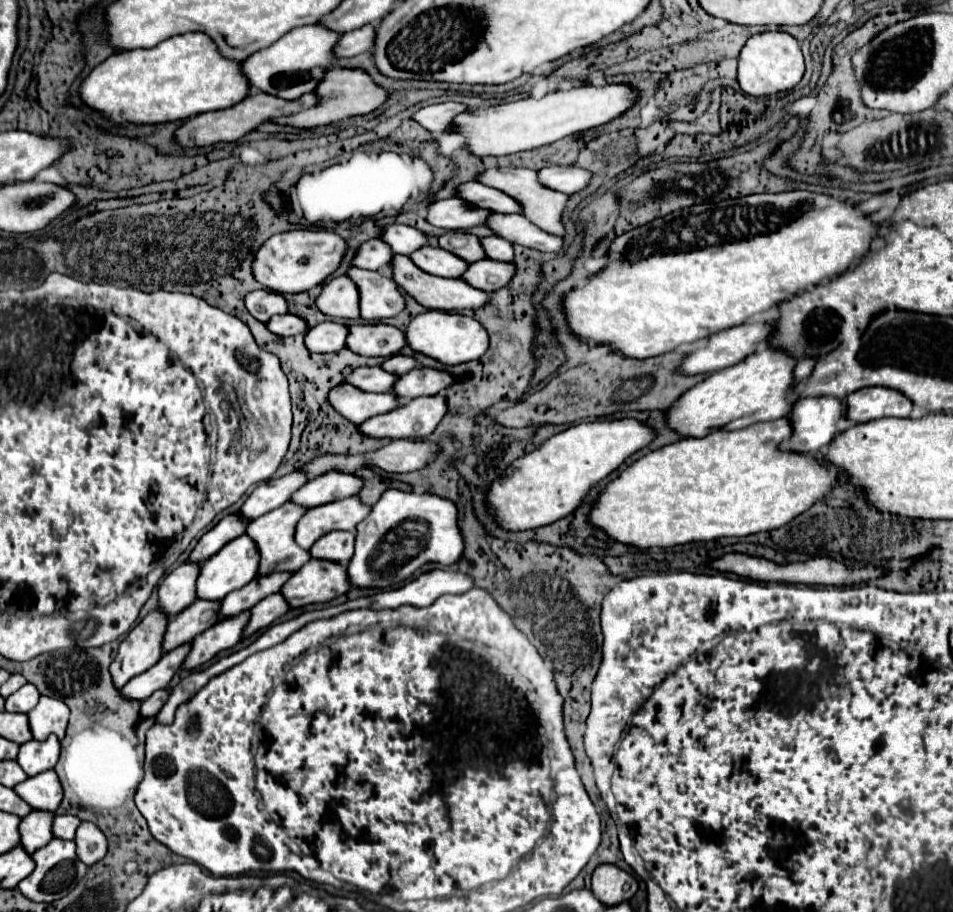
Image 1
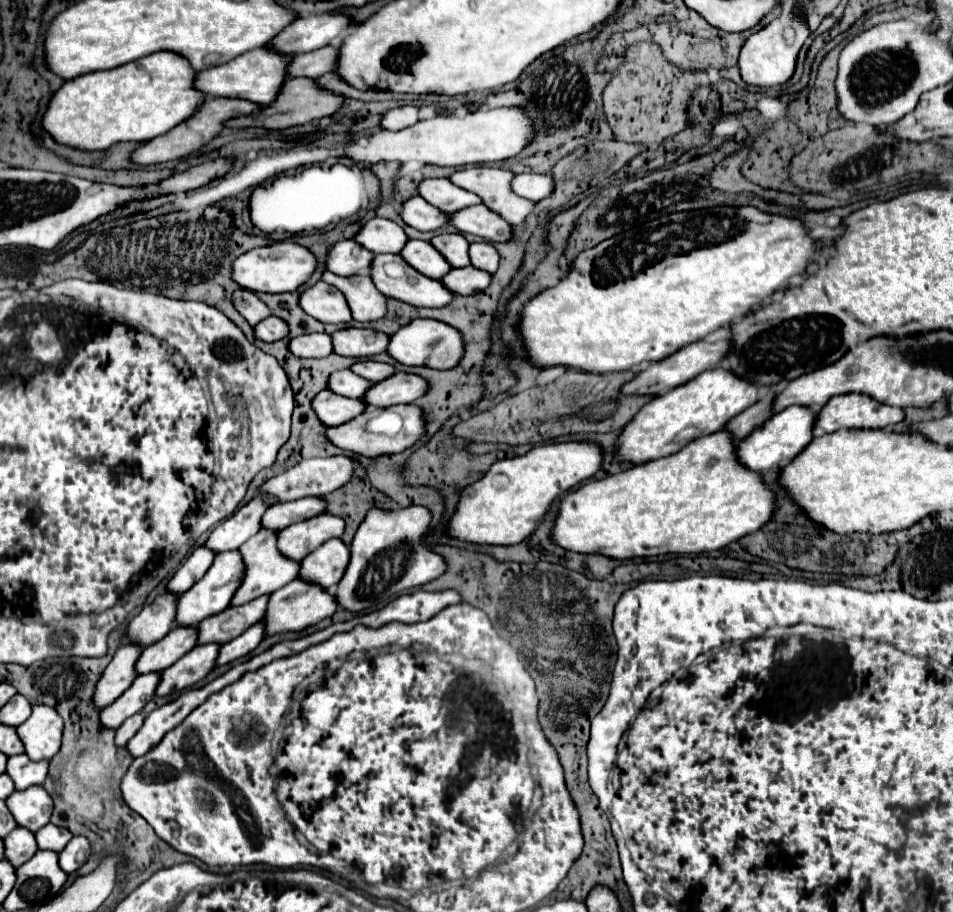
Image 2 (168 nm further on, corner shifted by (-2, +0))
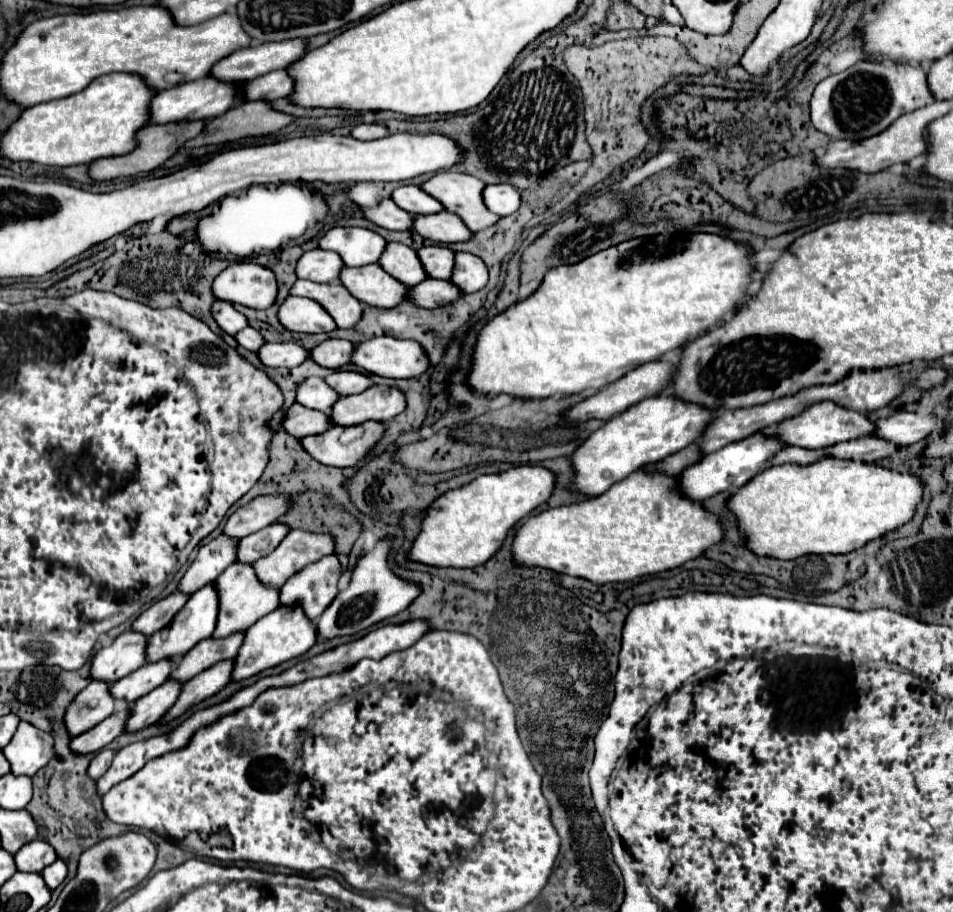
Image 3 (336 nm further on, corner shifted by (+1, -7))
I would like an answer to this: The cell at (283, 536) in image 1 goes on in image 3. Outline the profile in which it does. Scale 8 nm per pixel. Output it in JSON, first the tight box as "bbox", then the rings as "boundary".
{"bbox":[213,560,279,638],"boundary":[[[239,560],[229,564],[229,568],[225,568],[225,572],[221,572],[221,576],[215,580],[215,586],[219,592],[219,616],[217,628],[213,632],[215,638],[225,638],[237,630],[247,630],[261,616],[269,614],[273,608],[279,606],[279,590],[261,582],[255,574],[253,564],[243,564]]]}

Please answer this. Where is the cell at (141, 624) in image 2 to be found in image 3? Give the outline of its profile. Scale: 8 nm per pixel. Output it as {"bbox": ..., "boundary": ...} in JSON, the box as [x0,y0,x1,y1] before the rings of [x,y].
{"bbox":[93,630,147,682],"boundary":[[[125,630],[121,632],[111,646],[101,648],[93,656],[93,678],[105,680],[105,682],[117,682],[121,676],[127,676],[129,672],[141,668],[147,662],[145,656],[147,638],[141,632]]]}

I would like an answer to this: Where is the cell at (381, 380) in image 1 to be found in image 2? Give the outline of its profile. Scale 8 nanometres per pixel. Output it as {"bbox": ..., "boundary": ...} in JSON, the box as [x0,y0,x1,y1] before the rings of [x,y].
{"bbox":[326,369,368,399],"boundary":[[[350,369],[344,371],[336,371],[332,373],[332,377],[328,379],[326,385],[332,393],[342,395],[342,397],[352,397],[352,399],[360,399],[364,397],[364,393],[368,391],[368,381],[364,381],[362,377],[356,377]]]}

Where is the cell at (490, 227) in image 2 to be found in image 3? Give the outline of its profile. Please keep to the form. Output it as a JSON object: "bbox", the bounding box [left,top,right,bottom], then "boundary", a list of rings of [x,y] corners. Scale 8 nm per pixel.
{"bbox":[413,212,475,244],"boundary":[[[439,212],[429,216],[415,216],[413,232],[431,238],[435,242],[451,244],[451,242],[467,242],[475,236],[473,230],[467,228],[467,224],[461,220],[461,216],[451,212]]]}

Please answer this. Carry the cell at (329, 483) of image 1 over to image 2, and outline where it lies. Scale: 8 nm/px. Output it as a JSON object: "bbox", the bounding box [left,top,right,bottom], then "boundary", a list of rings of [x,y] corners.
{"bbox":[260,497,324,533],"boundary":[[[304,497],[292,503],[276,503],[268,507],[260,525],[264,529],[276,529],[278,533],[292,523],[306,521],[320,513],[324,513],[324,501],[320,497]]]}

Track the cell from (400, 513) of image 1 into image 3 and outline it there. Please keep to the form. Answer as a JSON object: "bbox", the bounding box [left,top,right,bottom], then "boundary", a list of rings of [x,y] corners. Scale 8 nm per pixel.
{"bbox":[317,536,423,640],"boundary":[[[383,536],[381,540],[377,540],[377,544],[369,552],[365,552],[357,560],[349,586],[337,594],[333,604],[329,604],[329,608],[317,620],[317,632],[319,632],[321,640],[357,634],[359,630],[365,630],[385,618],[395,616],[401,610],[405,610],[423,592],[417,582],[403,580],[389,568],[391,546],[393,546],[393,536]]]}

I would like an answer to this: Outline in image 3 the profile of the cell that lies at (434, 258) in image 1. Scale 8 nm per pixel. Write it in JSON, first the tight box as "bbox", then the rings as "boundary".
{"bbox":[379,242,427,286],"boundary":[[[389,242],[389,248],[385,250],[385,256],[381,256],[379,264],[385,268],[385,272],[389,272],[407,286],[415,286],[427,278],[427,272],[417,258],[417,252],[399,242]]]}

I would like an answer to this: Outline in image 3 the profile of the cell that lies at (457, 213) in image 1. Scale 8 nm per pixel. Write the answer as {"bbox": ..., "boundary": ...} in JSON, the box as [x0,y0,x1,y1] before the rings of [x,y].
{"bbox":[363,200,413,230],"boundary":[[[383,200],[375,208],[363,208],[365,218],[387,230],[413,230],[413,214],[399,208],[393,200]]]}

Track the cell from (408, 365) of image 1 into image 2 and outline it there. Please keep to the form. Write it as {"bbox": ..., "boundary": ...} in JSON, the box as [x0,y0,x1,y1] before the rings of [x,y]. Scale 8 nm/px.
{"bbox":[350,361,394,383],"boundary":[[[358,361],[350,367],[350,371],[354,371],[356,375],[364,377],[366,381],[370,383],[378,383],[382,379],[388,379],[390,375],[394,375],[394,367],[392,365],[386,365],[386,363],[376,363],[376,361]]]}

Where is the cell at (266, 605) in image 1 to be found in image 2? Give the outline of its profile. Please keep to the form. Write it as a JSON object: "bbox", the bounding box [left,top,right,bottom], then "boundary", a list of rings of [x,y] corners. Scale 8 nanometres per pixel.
{"bbox":[216,623,264,667],"boundary":[[[256,623],[252,625],[246,633],[242,633],[240,637],[236,637],[234,641],[226,643],[220,647],[218,651],[218,659],[216,659],[216,667],[222,667],[226,663],[232,663],[244,655],[248,655],[250,651],[254,651],[258,647],[258,643],[262,641],[264,635],[264,623]]]}

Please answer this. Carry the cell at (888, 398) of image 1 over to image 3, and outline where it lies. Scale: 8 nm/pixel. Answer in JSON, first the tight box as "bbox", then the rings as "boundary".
{"bbox":[765,400,877,450],"boundary":[[[825,400],[815,406],[809,406],[805,412],[801,412],[801,416],[795,416],[795,418],[789,418],[789,420],[777,424],[777,426],[765,428],[765,432],[773,432],[773,428],[777,428],[777,432],[781,432],[781,436],[785,436],[785,444],[789,444],[789,446],[819,450],[819,448],[835,446],[839,442],[871,436],[877,430],[877,424],[861,412],[855,412],[855,410],[849,410],[849,408],[843,408],[835,402]]]}

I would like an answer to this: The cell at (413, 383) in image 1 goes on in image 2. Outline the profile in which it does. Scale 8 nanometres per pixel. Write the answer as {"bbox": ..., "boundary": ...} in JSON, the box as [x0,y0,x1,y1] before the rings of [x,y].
{"bbox":[364,373,428,407],"boundary":[[[394,373],[392,377],[372,385],[368,393],[364,393],[364,403],[374,407],[392,407],[400,403],[418,401],[428,389],[428,383],[412,373]]]}

